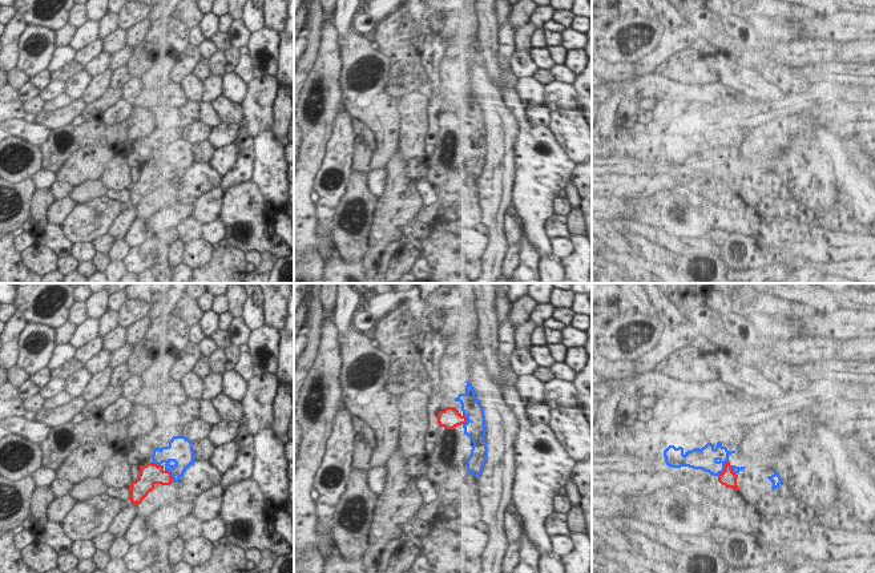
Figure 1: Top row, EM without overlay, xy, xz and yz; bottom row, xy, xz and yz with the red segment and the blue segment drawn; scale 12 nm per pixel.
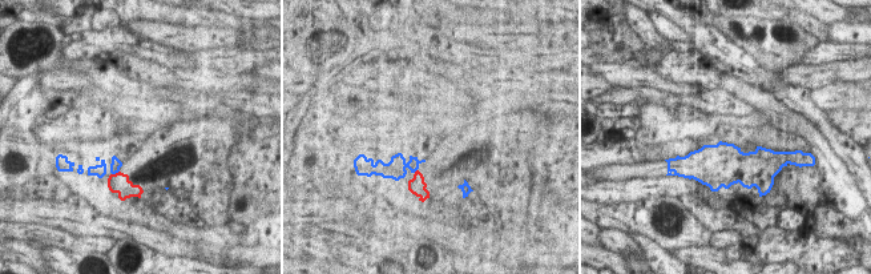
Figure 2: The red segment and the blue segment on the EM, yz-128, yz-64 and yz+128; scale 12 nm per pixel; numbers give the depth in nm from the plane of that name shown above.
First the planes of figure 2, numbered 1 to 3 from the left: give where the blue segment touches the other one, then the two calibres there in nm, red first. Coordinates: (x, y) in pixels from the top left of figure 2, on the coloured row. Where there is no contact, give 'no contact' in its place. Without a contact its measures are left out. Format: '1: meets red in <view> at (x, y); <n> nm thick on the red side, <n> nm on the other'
1: meets red in yz-128 at (116, 173); 240 nm thick on the red side, 130 nm on the other
2: no contact
3: no contact

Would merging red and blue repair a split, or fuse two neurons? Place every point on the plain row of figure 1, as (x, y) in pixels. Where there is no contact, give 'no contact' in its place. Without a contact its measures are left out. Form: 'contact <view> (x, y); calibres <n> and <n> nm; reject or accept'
contact yz (725, 170); calibres 200 and 260 nm; reject

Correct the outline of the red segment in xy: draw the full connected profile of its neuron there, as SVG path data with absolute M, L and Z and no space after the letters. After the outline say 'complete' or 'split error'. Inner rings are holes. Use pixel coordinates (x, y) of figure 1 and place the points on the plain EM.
M153 164L146 168L140 168L140 177L136 183L129 187L130 199L129 202L137 207L154 191L156 186L170 187L173 178L164 168L157 168Z; complete

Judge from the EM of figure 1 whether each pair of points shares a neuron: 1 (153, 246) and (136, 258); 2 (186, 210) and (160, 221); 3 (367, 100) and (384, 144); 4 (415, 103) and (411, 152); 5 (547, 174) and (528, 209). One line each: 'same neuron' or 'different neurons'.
1: same neuron
2: same neuron
3: same neuron
4: same neuron
5: same neuron

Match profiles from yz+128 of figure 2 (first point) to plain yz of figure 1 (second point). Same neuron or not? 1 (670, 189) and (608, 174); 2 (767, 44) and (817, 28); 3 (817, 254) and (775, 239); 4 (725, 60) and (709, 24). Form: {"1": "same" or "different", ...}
{"1": "same", "2": "different", "3": "same", "4": "same"}

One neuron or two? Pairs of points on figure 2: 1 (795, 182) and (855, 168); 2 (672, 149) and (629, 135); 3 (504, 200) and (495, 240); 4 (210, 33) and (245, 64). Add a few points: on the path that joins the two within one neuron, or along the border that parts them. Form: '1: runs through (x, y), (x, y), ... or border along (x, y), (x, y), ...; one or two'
1: border along (829, 144), (857, 185); two
2: border along (621, 132), (628, 140), (634, 142), (638, 140); two
3: border along (511, 228), (519, 229); two
4: border along (242, 44), (234, 48), (218, 47), (209, 51); two

